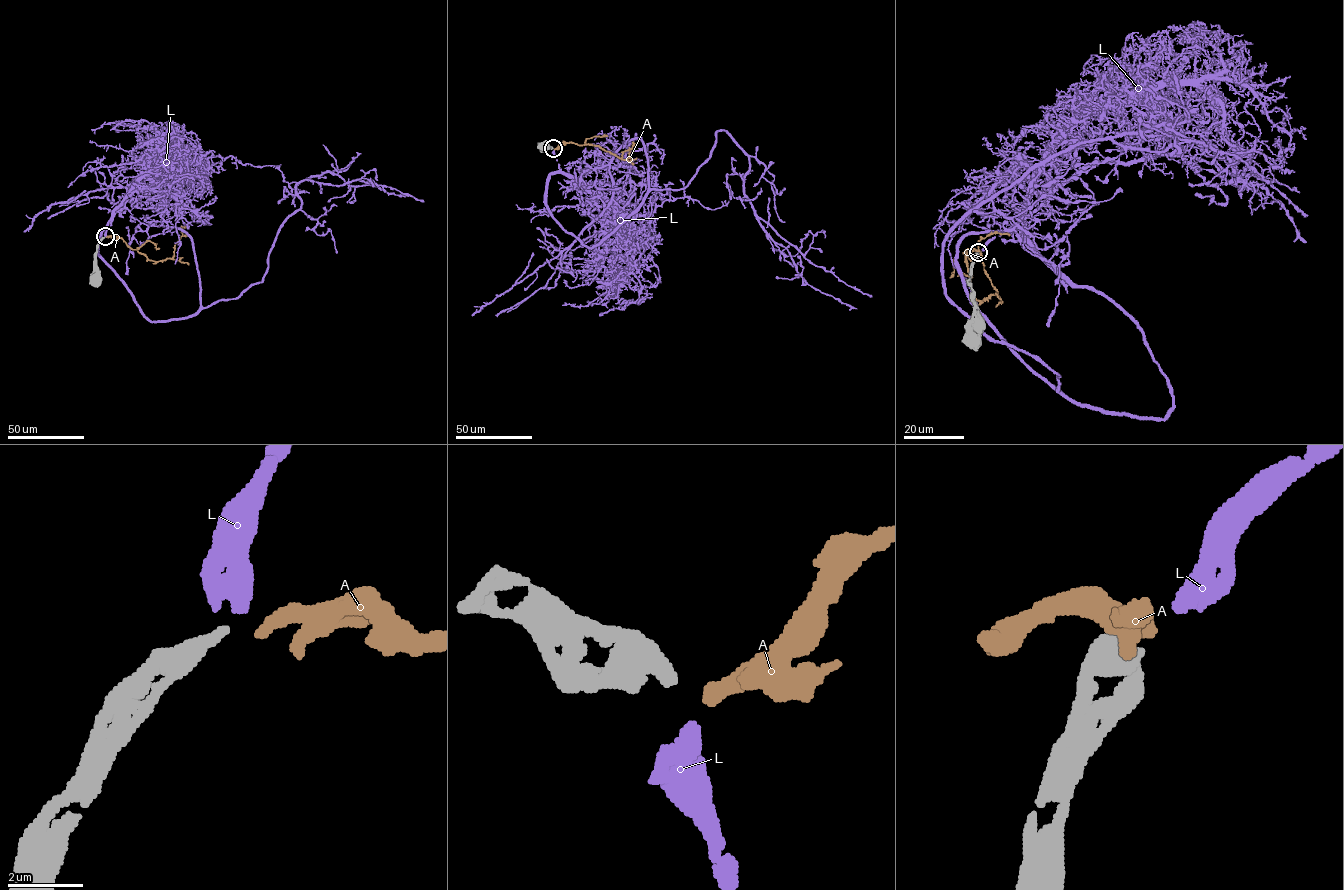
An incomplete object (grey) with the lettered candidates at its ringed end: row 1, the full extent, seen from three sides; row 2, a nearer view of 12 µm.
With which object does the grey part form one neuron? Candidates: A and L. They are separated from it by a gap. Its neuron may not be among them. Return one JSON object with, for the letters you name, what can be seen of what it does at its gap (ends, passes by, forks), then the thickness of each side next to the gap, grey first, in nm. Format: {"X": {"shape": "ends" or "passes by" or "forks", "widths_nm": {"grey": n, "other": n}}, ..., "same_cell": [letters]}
{"L": {"shape": "ends", "widths_nm": {"grey": 360, "other": 400}}, "same_cell": ["L"]}

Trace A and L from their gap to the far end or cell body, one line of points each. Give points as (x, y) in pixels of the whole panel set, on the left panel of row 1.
A: (106, 237), (120, 237), (149, 260), (162, 261), (173, 258), (175, 243), (182, 235), (181, 227), (185, 228)
L: (105, 236), (112, 218), (98, 254), (168, 321), (261, 282), (300, 181), (327, 172), (408, 195)

